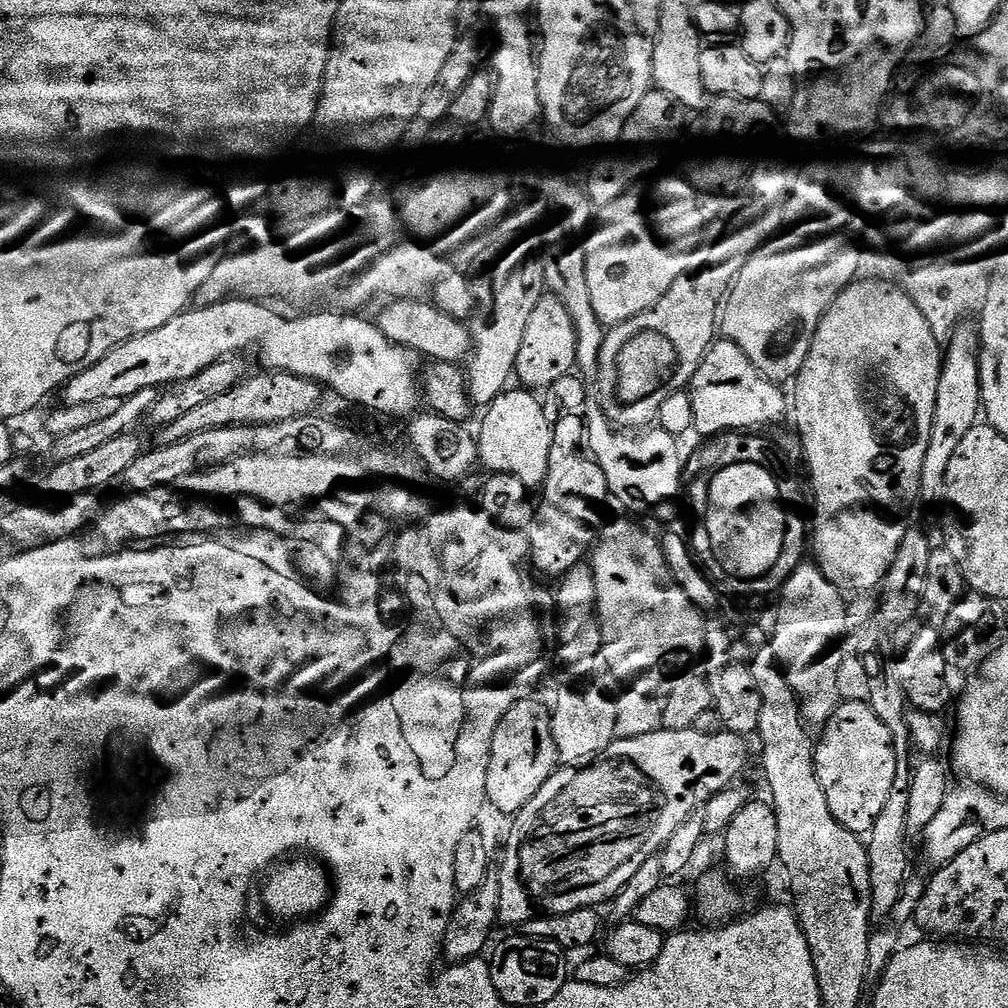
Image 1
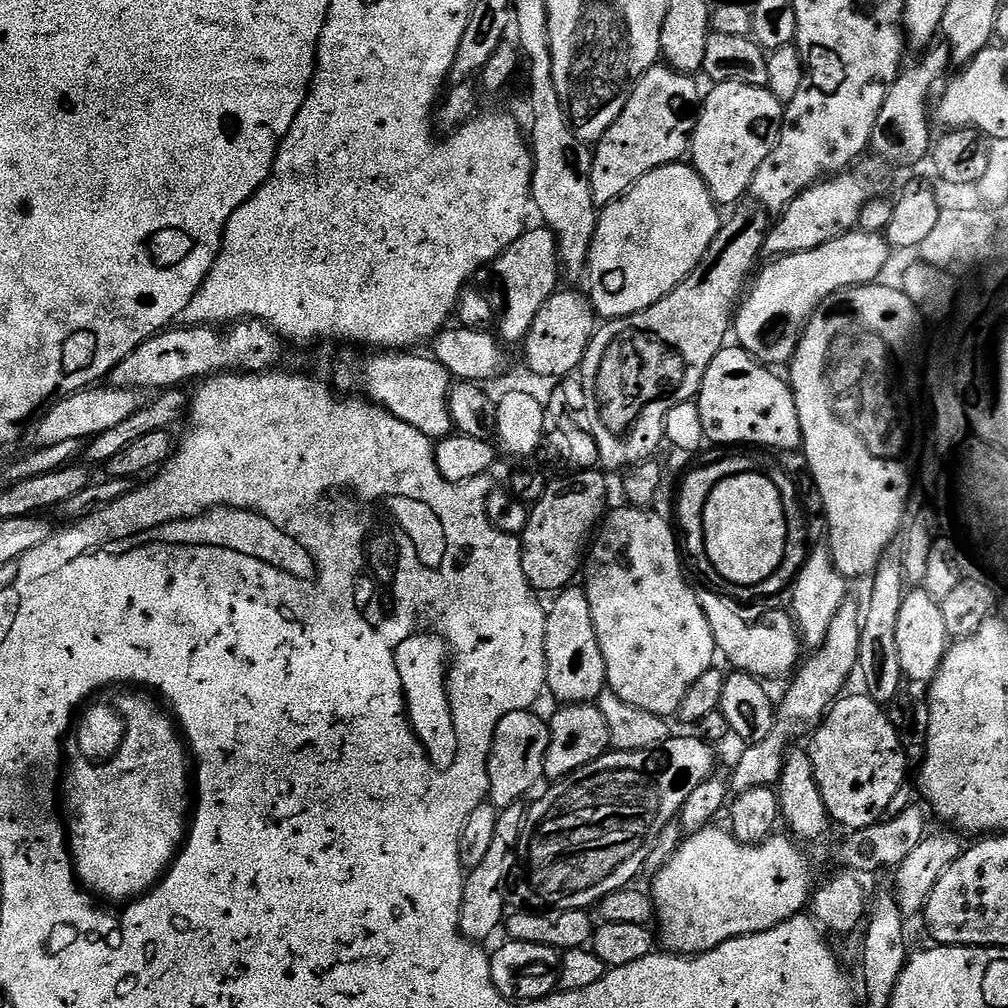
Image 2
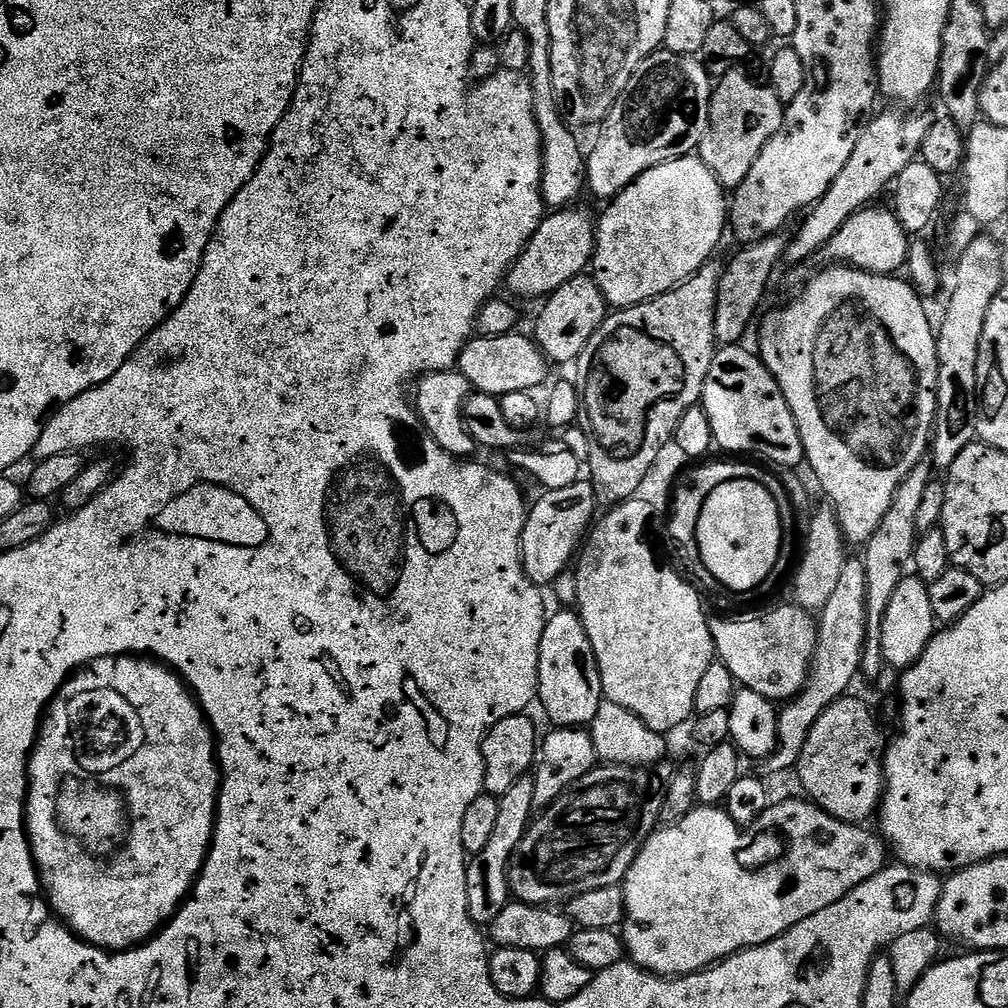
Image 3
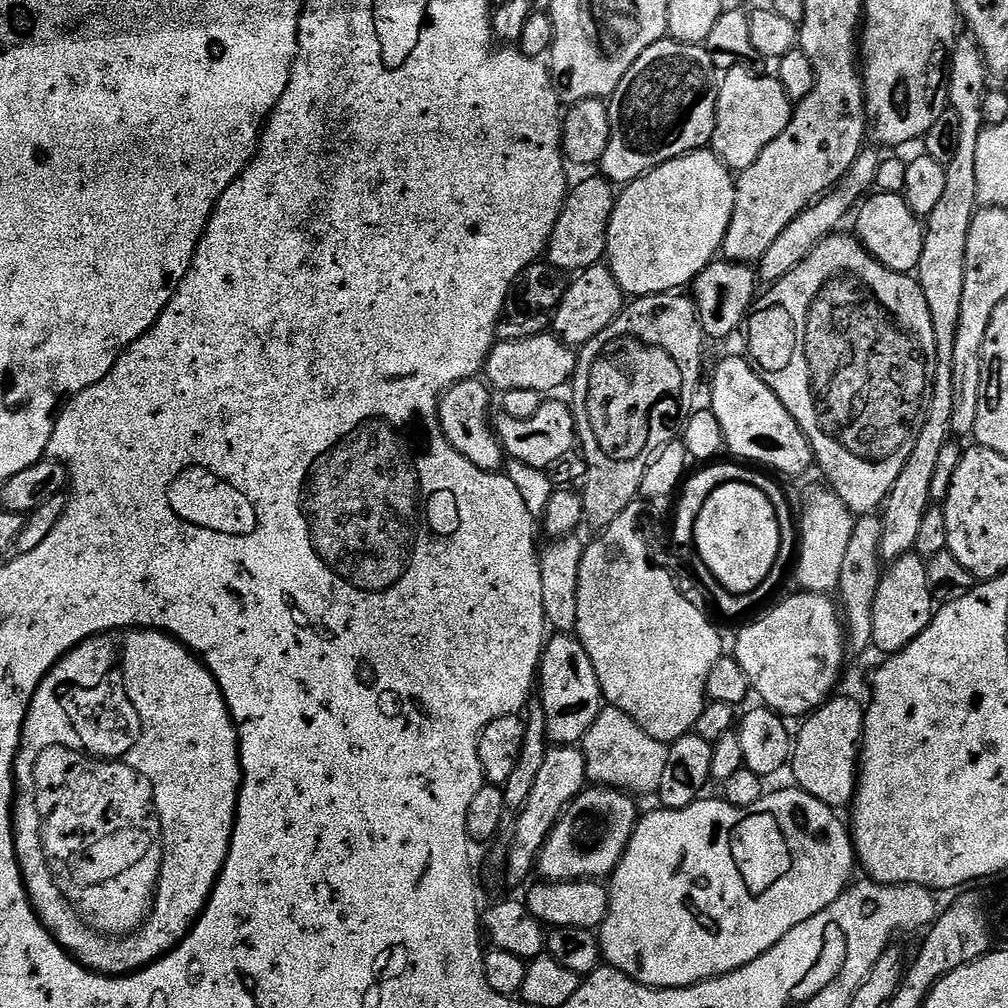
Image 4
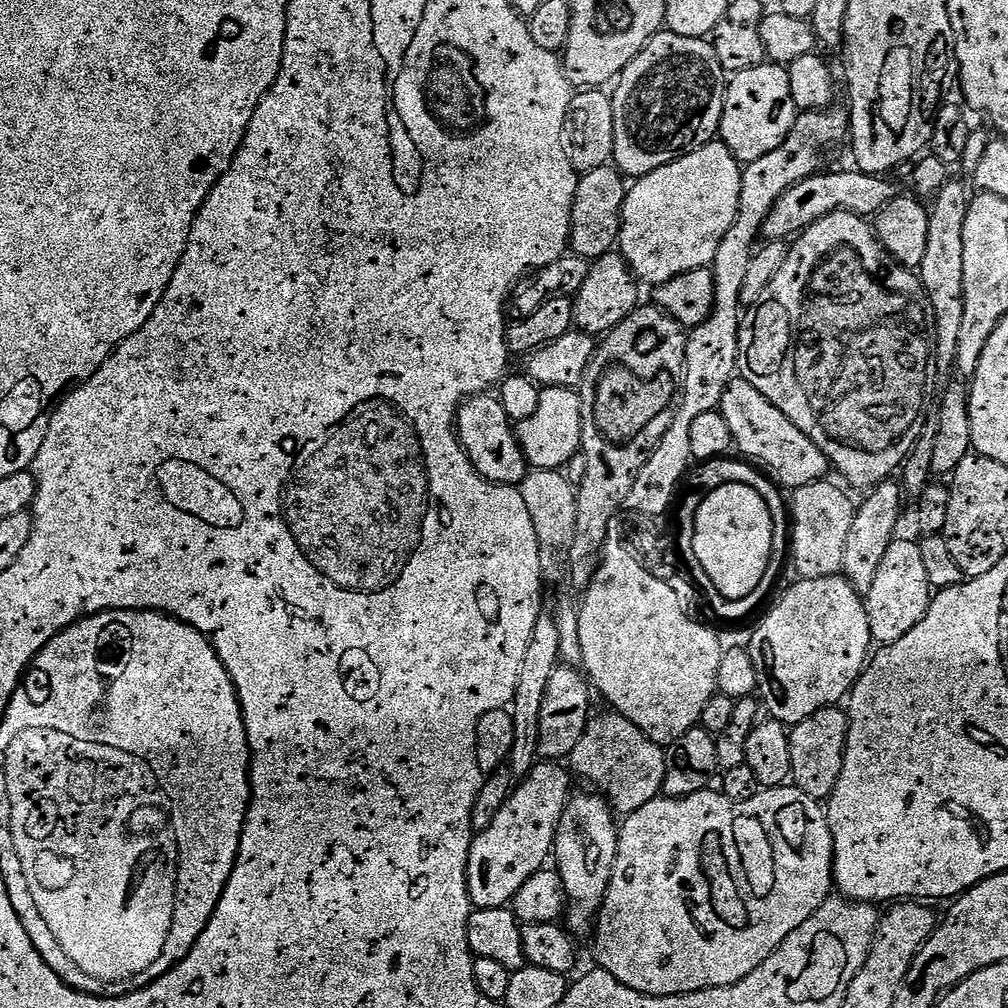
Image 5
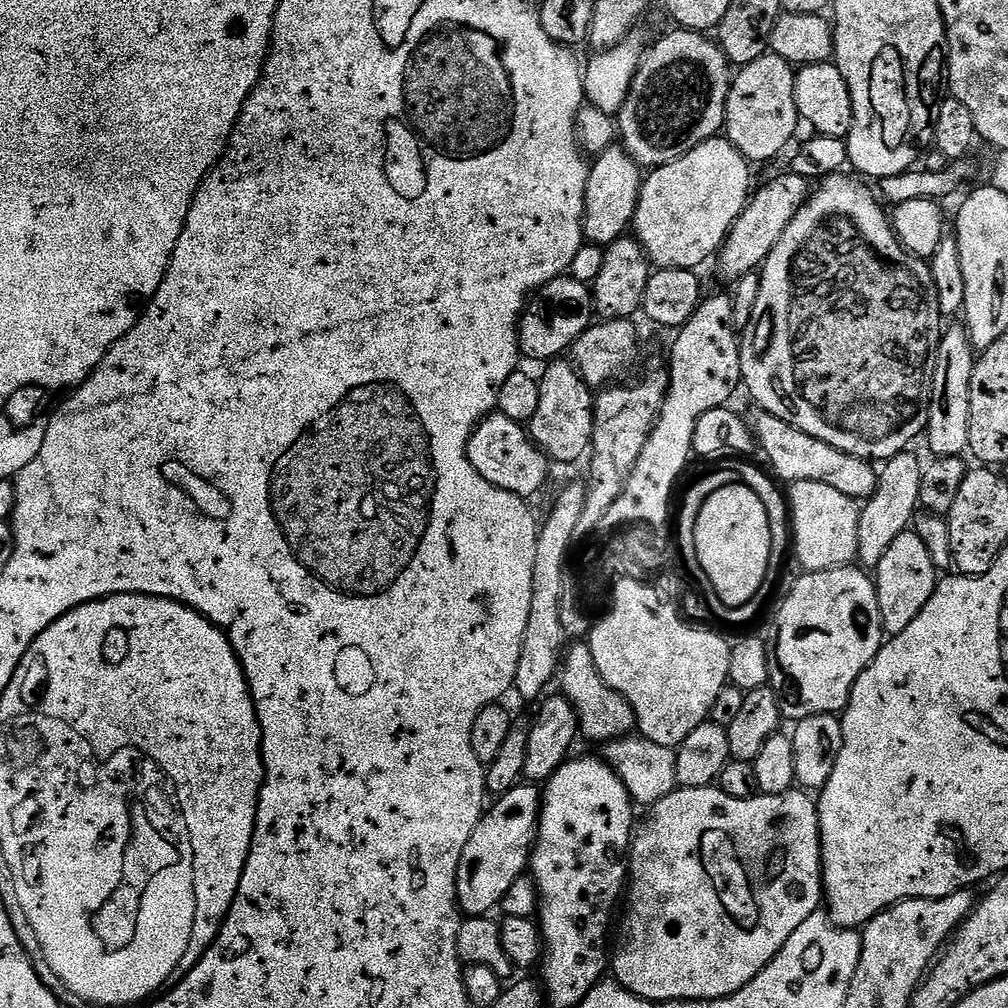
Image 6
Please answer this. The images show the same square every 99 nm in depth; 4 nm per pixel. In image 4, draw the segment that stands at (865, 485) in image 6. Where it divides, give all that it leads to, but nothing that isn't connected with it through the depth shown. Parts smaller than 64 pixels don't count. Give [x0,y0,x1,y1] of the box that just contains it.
[710,355,814,476]

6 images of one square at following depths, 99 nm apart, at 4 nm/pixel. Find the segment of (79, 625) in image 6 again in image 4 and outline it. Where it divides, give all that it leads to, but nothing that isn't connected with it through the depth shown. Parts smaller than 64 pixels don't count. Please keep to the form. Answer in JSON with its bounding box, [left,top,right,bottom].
[54,628,240,852]

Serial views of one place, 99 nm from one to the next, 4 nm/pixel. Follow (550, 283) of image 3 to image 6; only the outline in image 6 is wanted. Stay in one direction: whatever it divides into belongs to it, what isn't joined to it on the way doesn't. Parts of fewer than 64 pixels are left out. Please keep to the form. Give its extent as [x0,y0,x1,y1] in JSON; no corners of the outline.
[584,146,641,246]

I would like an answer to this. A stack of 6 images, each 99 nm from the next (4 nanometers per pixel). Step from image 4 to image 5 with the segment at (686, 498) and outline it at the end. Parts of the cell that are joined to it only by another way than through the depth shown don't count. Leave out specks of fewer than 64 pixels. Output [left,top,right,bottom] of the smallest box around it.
[698,457,790,620]

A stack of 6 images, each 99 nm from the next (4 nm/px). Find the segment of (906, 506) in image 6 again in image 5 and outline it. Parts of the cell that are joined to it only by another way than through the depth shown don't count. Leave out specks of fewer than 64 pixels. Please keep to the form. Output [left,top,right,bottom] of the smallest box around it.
[842,478,905,594]

